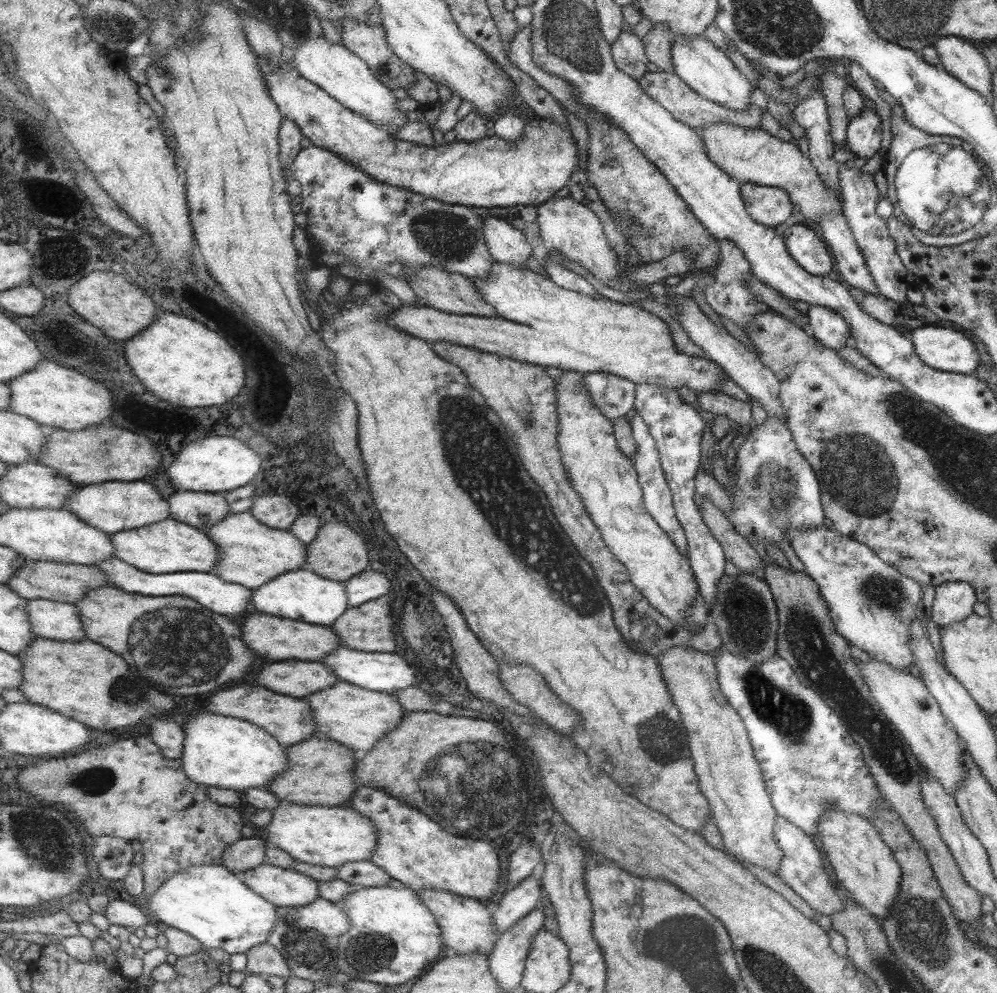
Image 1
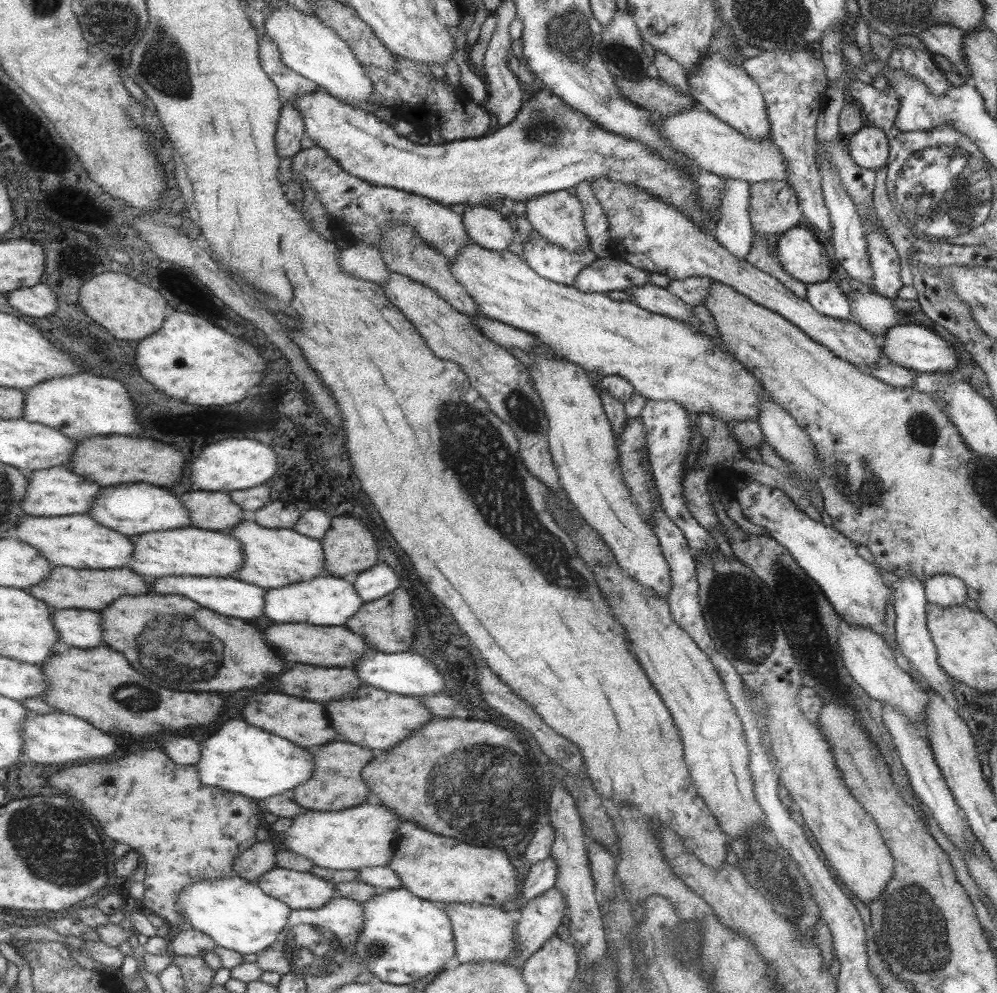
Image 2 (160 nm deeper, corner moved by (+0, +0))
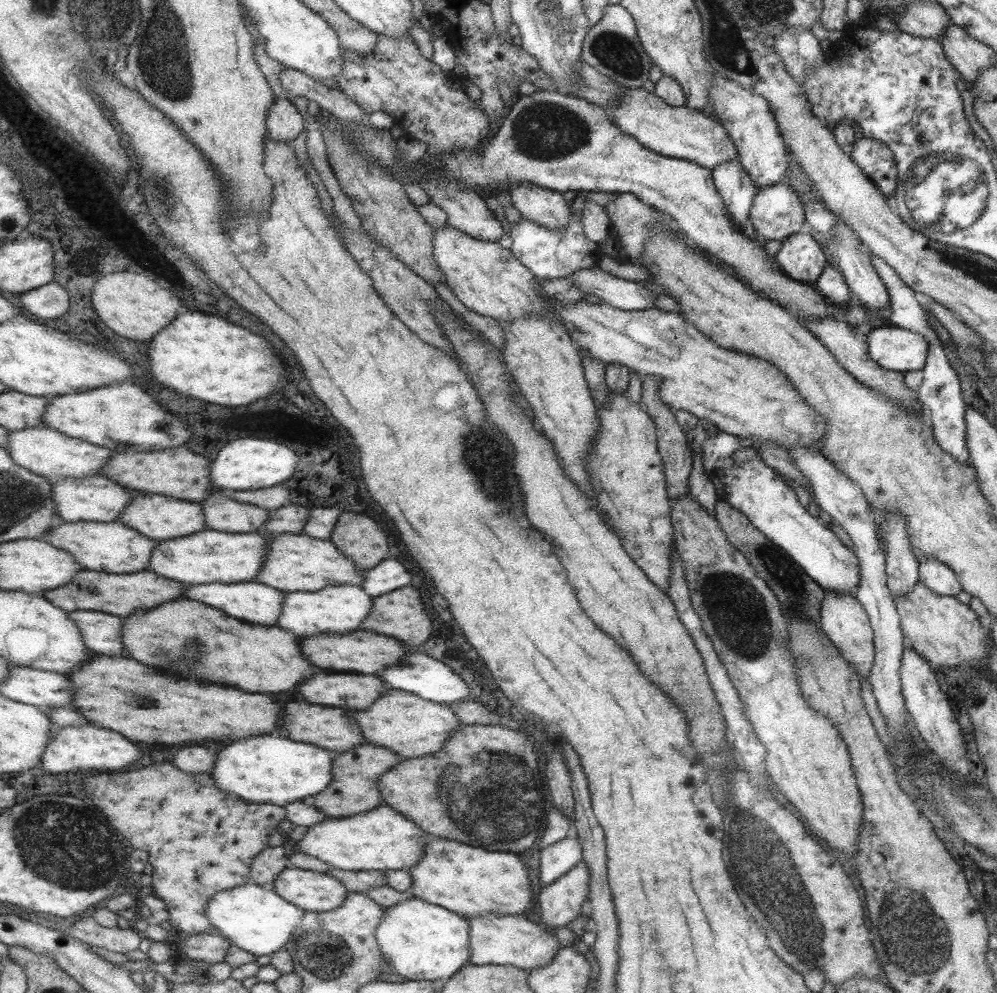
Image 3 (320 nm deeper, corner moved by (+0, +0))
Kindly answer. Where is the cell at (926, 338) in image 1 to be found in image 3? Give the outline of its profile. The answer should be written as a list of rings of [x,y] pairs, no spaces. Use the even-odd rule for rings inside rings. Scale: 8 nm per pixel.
[[[893,325],[870,330],[864,337],[867,357],[881,368],[905,373],[924,367],[929,344],[920,334]]]

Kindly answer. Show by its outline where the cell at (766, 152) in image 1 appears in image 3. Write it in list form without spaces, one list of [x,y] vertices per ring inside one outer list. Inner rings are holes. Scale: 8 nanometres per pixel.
[[[629,89],[609,106],[603,106],[621,132],[635,137],[645,148],[661,156],[693,161],[701,168],[712,169],[729,159],[737,159],[736,147],[719,121],[709,112],[665,104],[661,97],[645,89]]]

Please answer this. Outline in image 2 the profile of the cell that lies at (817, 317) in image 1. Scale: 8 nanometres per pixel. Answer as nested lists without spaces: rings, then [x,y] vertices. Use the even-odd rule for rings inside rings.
[[[833,281],[807,284],[805,300],[821,316],[845,322],[851,318],[851,306]]]

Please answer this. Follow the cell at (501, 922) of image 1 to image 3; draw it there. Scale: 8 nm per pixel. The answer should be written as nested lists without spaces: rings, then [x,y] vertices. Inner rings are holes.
[[[572,831],[567,838],[561,838],[549,846],[544,846],[539,855],[541,888],[551,884],[582,860],[581,845],[575,836],[575,831]]]

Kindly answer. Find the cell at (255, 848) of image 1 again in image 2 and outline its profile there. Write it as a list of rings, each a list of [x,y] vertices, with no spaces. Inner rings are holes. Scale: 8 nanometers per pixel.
[[[258,842],[234,860],[234,872],[248,881],[258,882],[260,878],[278,866],[278,851],[282,849],[276,842]]]

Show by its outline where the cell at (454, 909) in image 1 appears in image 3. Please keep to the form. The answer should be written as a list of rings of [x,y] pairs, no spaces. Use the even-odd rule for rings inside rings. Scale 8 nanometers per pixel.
[[[487,912],[485,916],[474,916],[469,920],[472,935],[471,946],[474,950],[470,958],[473,965],[511,965],[525,971],[541,968],[549,964],[560,949],[555,934],[545,934],[537,923],[529,918],[519,918],[518,915],[507,915],[499,912]]]

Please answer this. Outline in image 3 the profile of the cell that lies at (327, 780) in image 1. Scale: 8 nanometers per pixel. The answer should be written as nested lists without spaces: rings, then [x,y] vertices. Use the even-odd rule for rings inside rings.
[[[366,742],[347,752],[333,753],[333,785],[327,788],[317,797],[313,797],[313,803],[319,810],[327,814],[329,818],[341,818],[357,816],[361,812],[369,812],[375,808],[384,806],[384,797],[377,782],[387,775],[393,768],[401,765],[403,758],[390,748],[385,748],[373,743]]]

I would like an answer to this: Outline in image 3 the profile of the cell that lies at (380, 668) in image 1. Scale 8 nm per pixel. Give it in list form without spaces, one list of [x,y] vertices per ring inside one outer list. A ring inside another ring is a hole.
[[[408,654],[409,658],[402,660],[401,664],[390,666],[379,672],[379,676],[386,682],[387,688],[409,691],[425,700],[431,700],[439,704],[456,704],[467,700],[471,696],[471,688],[457,672],[453,672],[445,662],[435,660],[427,654]]]

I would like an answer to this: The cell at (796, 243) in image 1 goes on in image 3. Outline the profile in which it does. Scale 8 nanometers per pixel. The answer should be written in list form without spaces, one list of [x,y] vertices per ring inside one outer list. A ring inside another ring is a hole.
[[[809,231],[789,235],[782,240],[773,257],[788,277],[803,285],[811,286],[823,274],[825,256]]]

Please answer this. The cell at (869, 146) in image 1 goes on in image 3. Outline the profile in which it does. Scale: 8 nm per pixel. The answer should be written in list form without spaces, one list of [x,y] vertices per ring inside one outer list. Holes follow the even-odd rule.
[[[861,138],[854,141],[848,150],[851,159],[874,181],[884,196],[893,198],[897,191],[899,177],[896,161],[891,149],[879,140]]]

